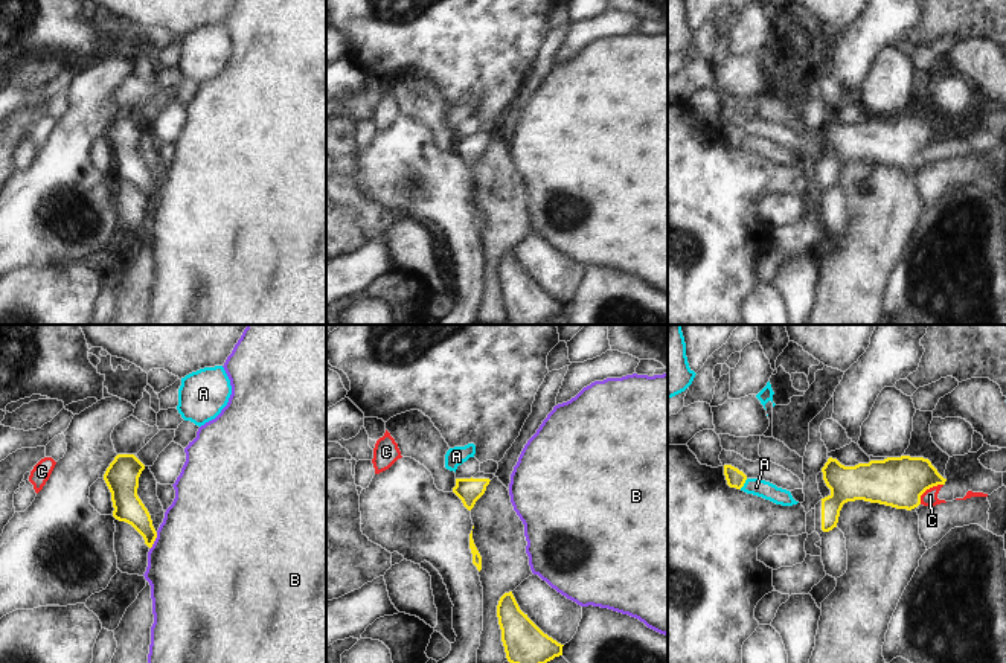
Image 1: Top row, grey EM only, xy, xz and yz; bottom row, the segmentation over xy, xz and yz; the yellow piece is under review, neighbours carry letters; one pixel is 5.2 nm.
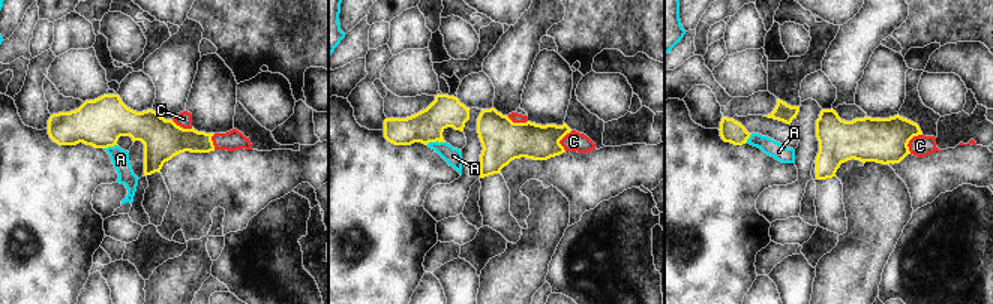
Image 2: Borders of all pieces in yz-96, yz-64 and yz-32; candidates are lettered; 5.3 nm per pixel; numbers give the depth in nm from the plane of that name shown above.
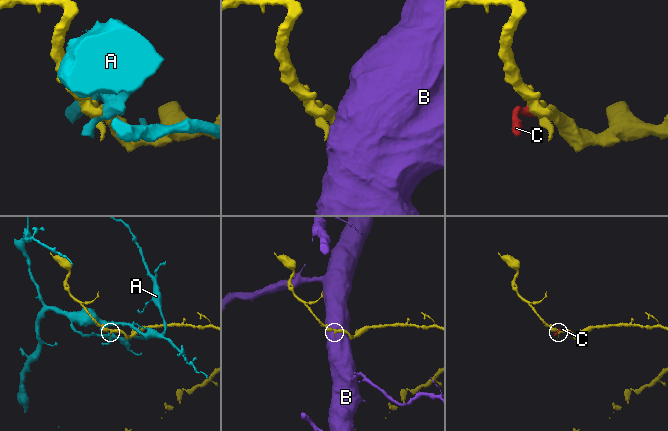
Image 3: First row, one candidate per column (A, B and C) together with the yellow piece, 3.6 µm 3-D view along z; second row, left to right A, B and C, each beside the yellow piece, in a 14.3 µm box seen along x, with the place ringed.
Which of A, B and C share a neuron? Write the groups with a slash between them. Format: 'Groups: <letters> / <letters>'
Groups: A / B / C.

